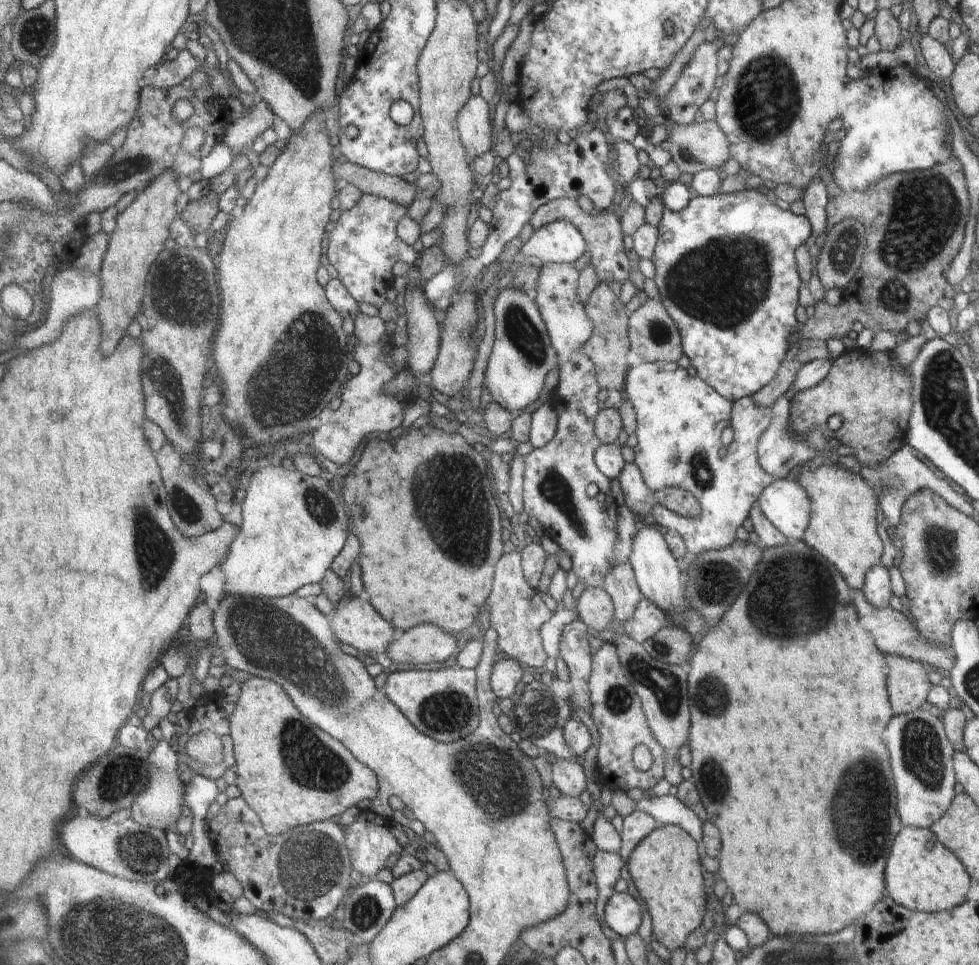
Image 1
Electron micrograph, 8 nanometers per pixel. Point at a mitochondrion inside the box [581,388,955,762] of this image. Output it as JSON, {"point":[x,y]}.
{"point":[799,595]}

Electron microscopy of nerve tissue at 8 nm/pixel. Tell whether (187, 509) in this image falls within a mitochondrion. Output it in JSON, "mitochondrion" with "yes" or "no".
{"mitochondrion":"yes"}

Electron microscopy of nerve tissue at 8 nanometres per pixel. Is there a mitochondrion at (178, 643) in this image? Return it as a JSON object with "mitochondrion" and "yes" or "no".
{"mitochondrion":"no"}

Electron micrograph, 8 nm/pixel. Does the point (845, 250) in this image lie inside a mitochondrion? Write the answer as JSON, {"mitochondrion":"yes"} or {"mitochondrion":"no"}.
{"mitochondrion":"yes"}

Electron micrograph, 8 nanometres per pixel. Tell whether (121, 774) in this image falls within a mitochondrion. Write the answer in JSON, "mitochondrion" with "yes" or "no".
{"mitochondrion":"yes"}

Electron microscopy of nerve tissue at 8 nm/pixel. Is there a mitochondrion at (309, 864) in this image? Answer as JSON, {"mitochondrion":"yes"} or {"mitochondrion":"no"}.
{"mitochondrion":"yes"}

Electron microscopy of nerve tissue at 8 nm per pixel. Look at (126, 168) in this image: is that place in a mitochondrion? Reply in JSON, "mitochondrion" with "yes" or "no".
{"mitochondrion":"yes"}

